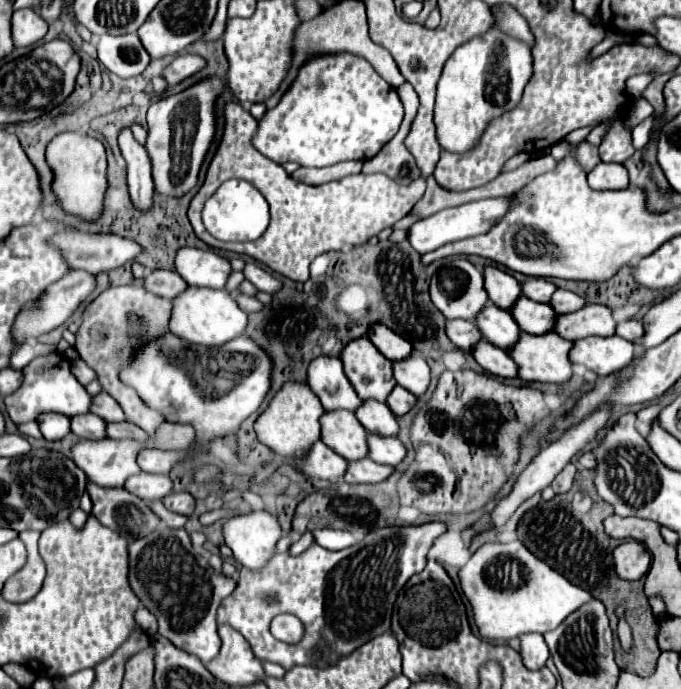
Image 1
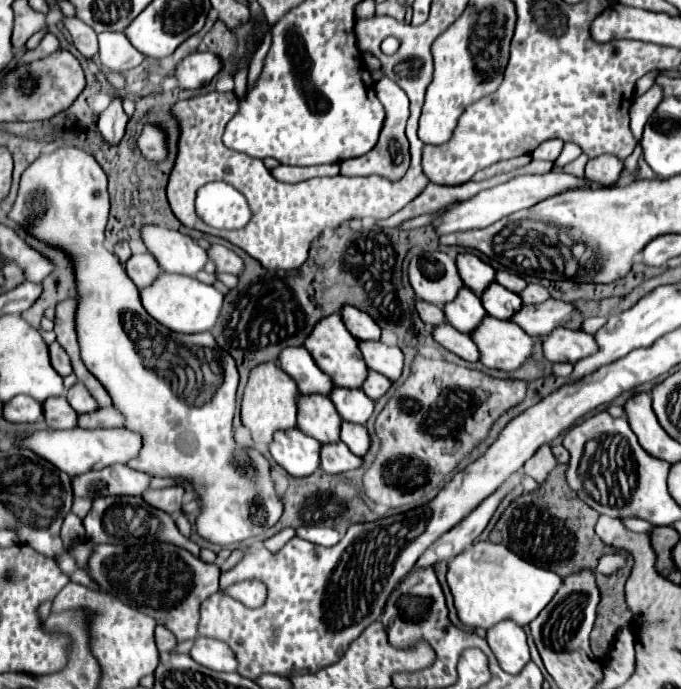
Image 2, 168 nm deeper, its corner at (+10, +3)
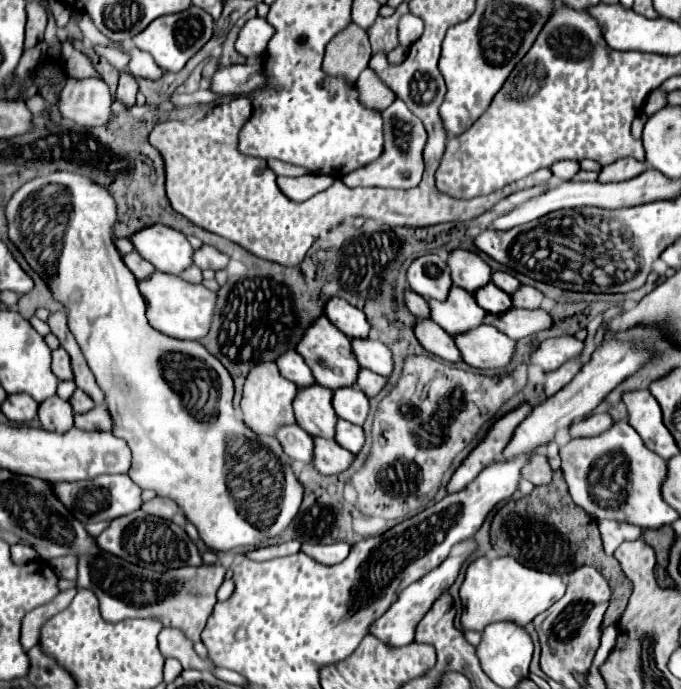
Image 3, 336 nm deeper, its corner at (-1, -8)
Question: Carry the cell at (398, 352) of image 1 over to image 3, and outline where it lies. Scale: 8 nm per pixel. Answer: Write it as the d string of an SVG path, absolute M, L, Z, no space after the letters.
M330 299L326 305L326 317L350 339L368 339L370 335L370 323L366 321L366 315L344 299Z

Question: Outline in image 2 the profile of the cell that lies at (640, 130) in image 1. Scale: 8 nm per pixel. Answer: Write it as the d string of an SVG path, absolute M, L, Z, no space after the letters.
M655 84L651 90L647 90L643 96L639 96L633 106L631 106L631 132L635 134L635 138L641 138L643 126L647 122L647 116L653 114L653 110L657 108L657 104L663 100L663 88L659 84Z

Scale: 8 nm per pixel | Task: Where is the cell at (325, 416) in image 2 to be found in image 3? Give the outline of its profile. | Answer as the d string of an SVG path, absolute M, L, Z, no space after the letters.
M314 385L298 389L298 395L294 399L294 415L296 423L308 435L334 439L338 415L332 407L332 391L326 387Z

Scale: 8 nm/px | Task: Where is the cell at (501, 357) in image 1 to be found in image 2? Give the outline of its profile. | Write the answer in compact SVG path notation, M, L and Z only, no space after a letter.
M445 322L437 324L437 326L431 330L431 334L433 334L433 340L435 340L439 346L443 346L445 350L457 354L459 358L463 358L463 360L467 360L467 362L477 362L479 352L477 352L477 346L473 344L473 340L471 340L469 334L457 332L453 326L449 326L449 324L445 324Z

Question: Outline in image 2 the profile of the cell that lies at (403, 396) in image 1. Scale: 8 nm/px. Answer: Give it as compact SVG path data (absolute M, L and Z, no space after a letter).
M369 370L369 372L367 372L367 378L365 378L365 382L363 382L363 392L365 392L371 400L377 400L379 396L383 396L383 394L389 390L389 386L391 386L391 382L389 382L385 376Z

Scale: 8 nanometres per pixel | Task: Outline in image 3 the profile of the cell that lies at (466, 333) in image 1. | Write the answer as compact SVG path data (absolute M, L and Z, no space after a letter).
M414 291L406 293L406 307L410 309L412 315L416 315L418 319L430 319L430 307L428 301L420 295L416 295Z

